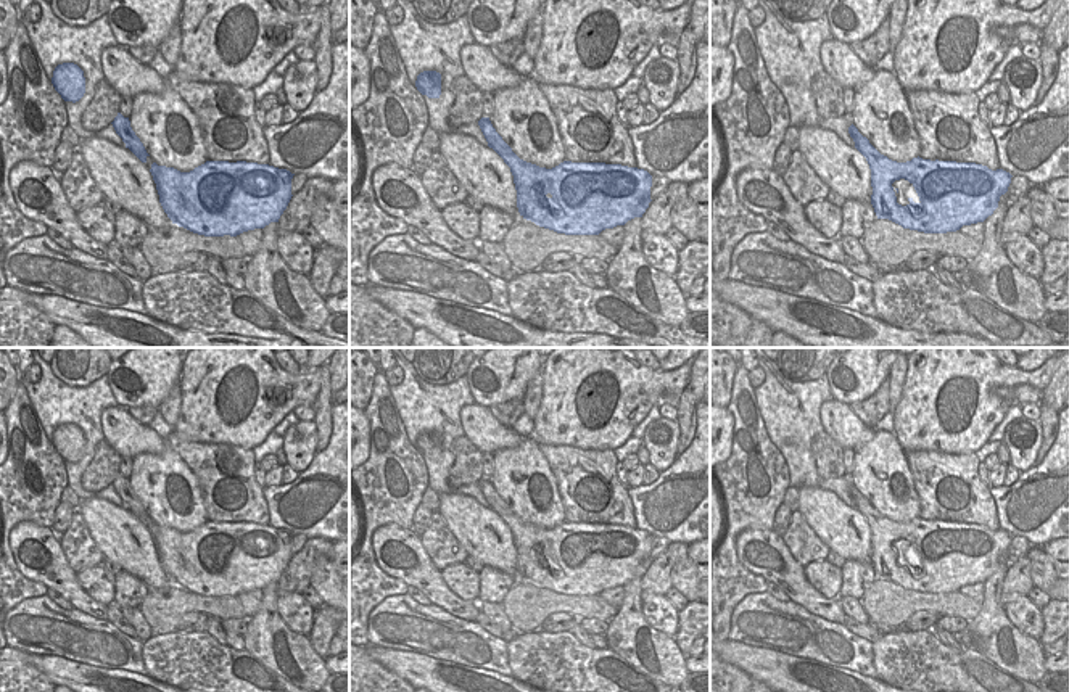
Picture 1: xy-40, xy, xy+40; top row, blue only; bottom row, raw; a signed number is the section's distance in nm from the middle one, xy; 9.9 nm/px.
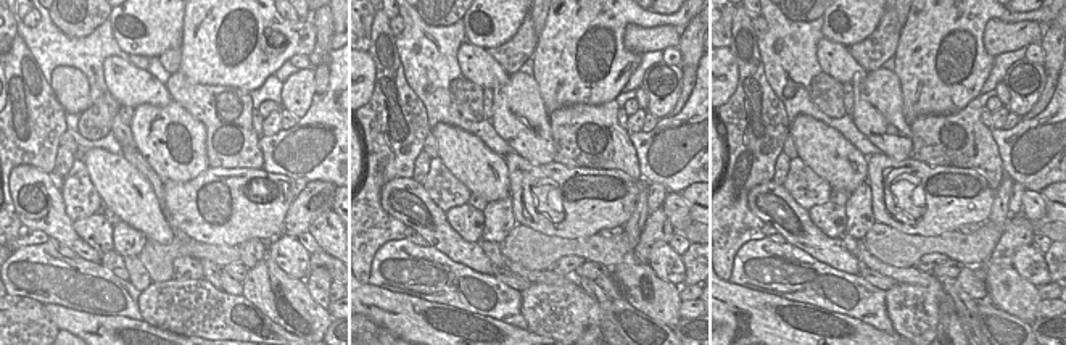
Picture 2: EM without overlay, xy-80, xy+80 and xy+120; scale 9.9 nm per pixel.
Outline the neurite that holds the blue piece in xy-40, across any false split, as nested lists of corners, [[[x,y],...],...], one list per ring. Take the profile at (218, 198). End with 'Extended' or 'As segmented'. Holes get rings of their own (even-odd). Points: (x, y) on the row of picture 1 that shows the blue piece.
[[[206,161],[190,172],[151,164],[159,203],[179,227],[237,237],[279,222],[291,200],[291,174],[269,164]]]. As segmented

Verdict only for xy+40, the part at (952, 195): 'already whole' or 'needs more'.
needs more

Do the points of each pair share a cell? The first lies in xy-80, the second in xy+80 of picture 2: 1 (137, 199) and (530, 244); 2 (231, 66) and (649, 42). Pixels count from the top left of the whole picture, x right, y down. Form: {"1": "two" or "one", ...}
{"1": "two", "2": "two"}

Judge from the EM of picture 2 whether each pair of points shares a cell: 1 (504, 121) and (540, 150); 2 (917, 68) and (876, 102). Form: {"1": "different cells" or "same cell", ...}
{"1": "same cell", "2": "different cells"}

